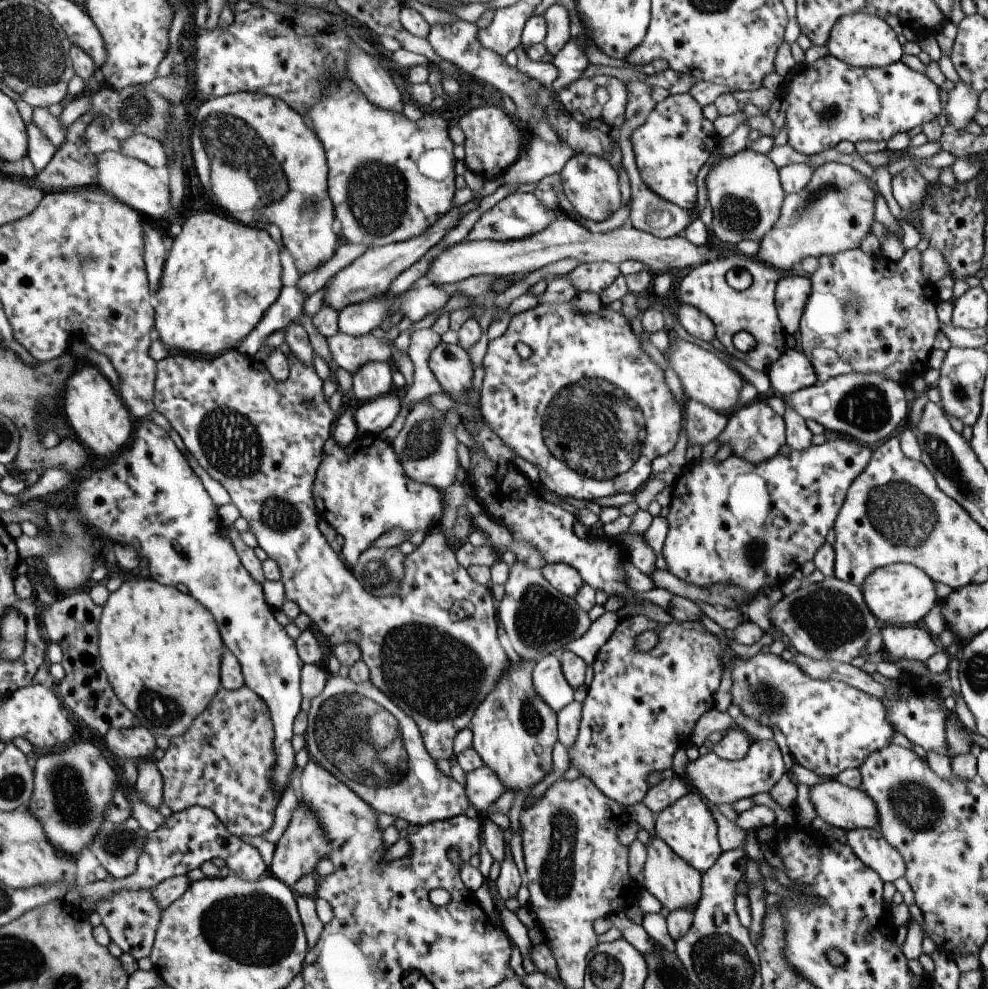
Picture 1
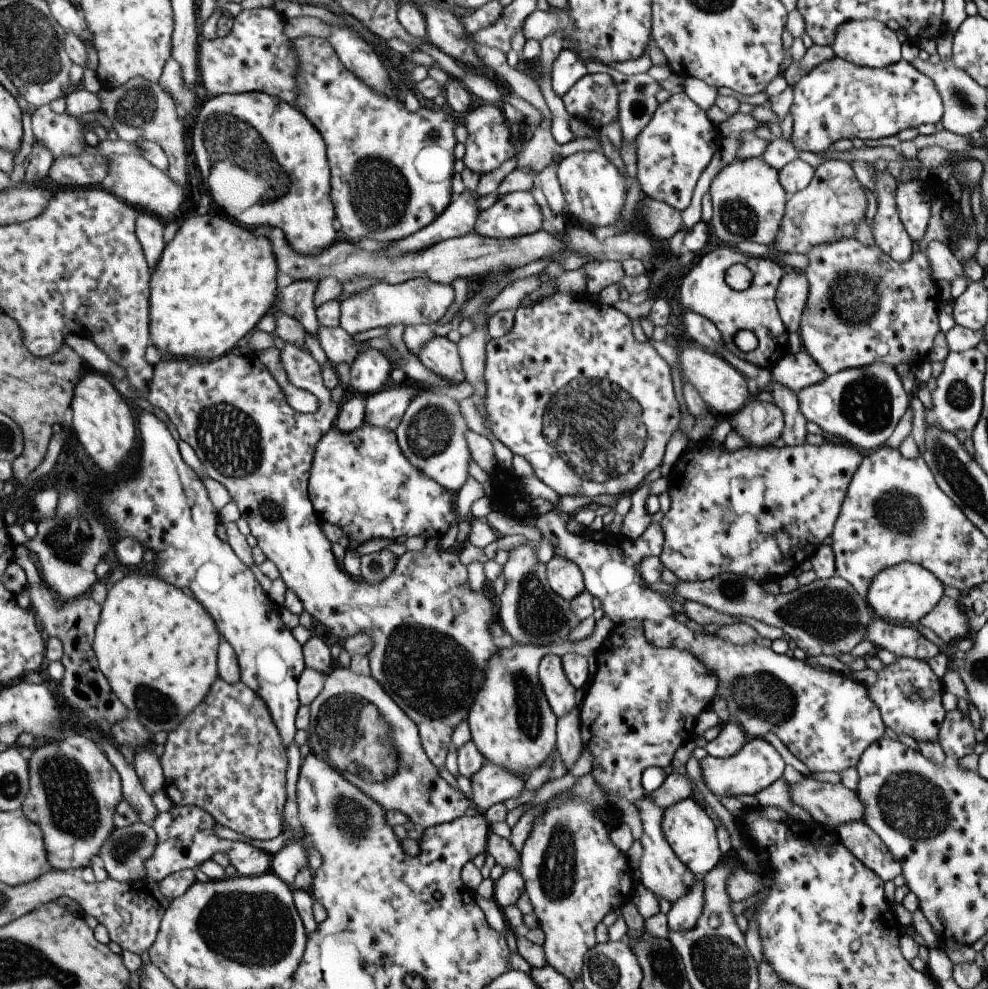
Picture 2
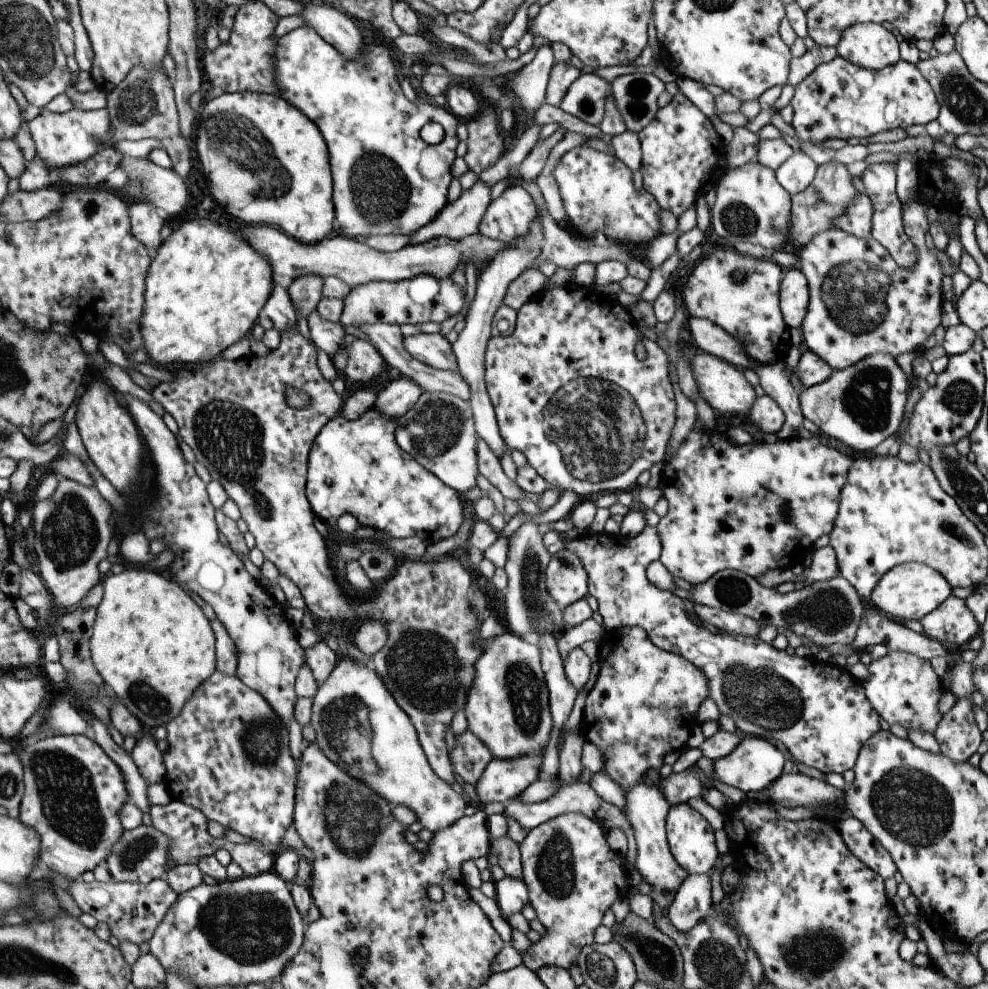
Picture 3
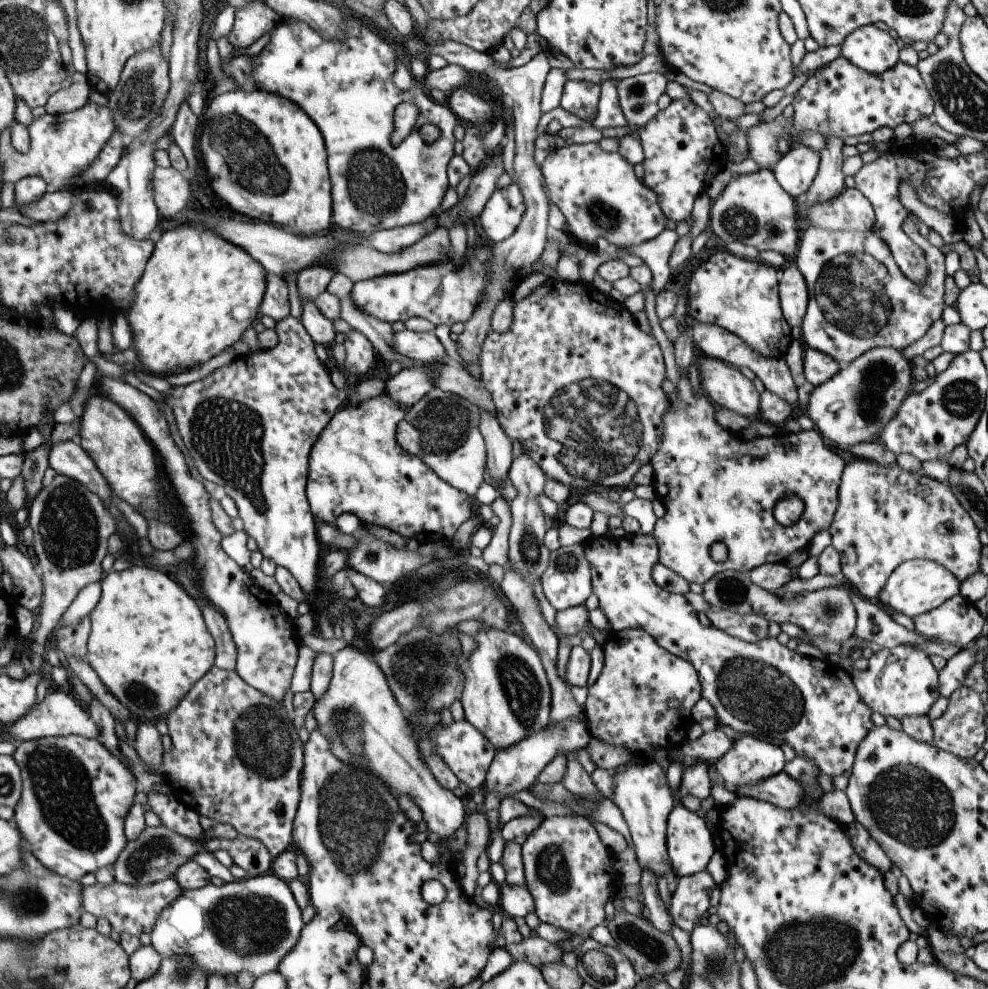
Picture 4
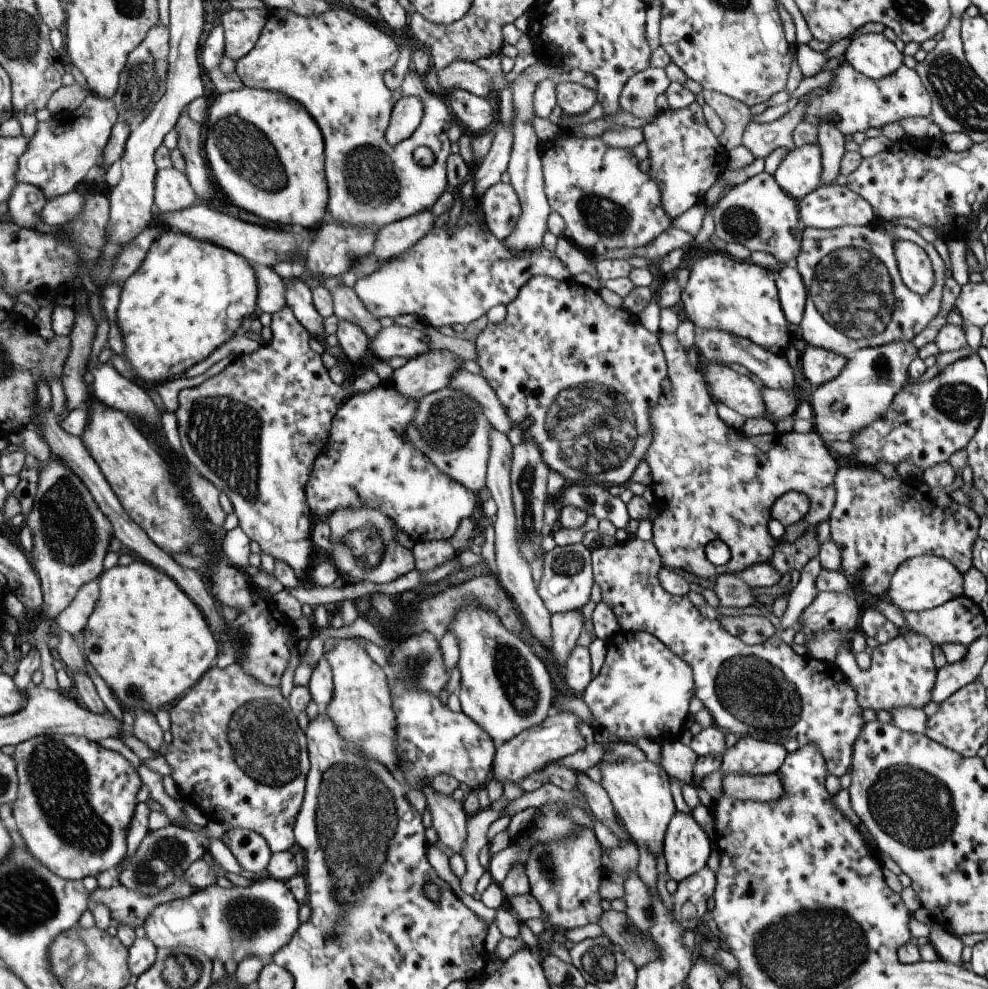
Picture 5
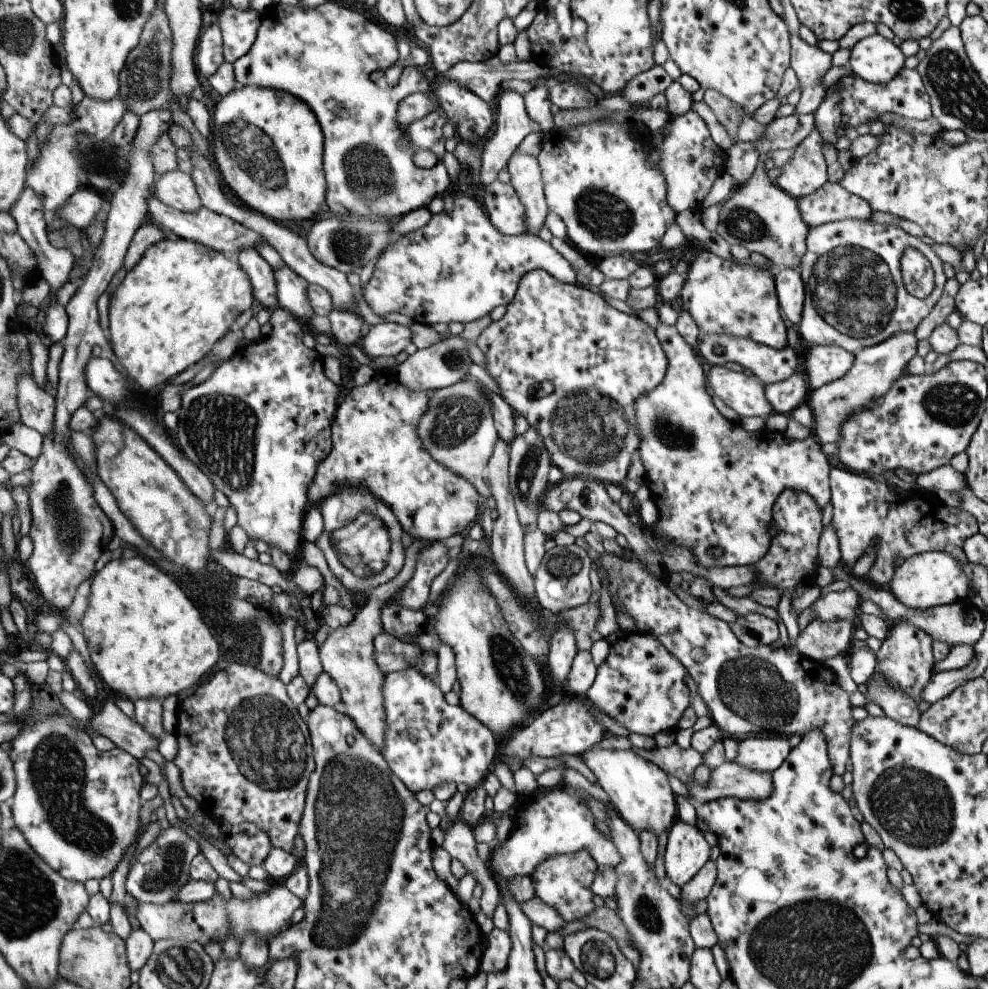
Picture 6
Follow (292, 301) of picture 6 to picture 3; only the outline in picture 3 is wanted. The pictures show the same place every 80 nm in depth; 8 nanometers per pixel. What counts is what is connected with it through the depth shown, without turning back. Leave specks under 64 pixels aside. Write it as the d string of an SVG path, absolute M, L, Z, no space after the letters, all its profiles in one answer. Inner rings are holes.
M316 310L306 318L308 330L313 345L318 346L321 352L325 352L329 358L339 350L341 345L347 348L343 343L343 326L337 323L330 323L317 316Z

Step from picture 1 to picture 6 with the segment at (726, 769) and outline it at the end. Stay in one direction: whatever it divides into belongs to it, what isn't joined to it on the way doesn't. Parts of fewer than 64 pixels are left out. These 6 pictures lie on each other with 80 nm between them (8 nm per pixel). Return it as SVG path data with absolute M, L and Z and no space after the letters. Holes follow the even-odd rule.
M783 735L747 736L737 740L737 752L731 762L760 773L770 773L785 760L792 748Z

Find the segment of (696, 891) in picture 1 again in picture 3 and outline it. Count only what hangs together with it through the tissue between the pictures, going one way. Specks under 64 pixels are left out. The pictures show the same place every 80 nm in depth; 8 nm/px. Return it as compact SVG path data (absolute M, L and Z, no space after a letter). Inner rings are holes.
M642 777L640 778L640 781L634 786L634 787L631 787L627 792L624 793L624 797L625 797L625 812L626 812L626 818L628 819L628 822L632 828L632 835L634 836L634 839L635 839L635 844L636 844L636 859L635 859L635 863L634 863L634 867L635 870L639 873L639 876L642 880L642 885L644 886L644 888L646 890L650 889L650 888L655 888L657 890L660 890L660 891L663 891L663 892L666 892L667 894L668 893L672 893L674 892L677 892L678 890L678 887L680 886L680 884L689 876L687 873L686 873L686 870L683 870L679 865L676 864L675 862L675 859L673 858L673 855L670 853L670 850L669 850L669 847L668 847L668 844L667 844L667 841L666 841L666 832L665 832L665 829L664 829L664 820L665 820L665 817L666 817L666 814L667 814L667 811L669 810L669 807L670 807L670 804L664 800L663 798L663 795L660 793L660 790L659 790L659 785L656 785L655 787L649 787L649 786L645 786L645 784L643 784L643 781L642 781Z

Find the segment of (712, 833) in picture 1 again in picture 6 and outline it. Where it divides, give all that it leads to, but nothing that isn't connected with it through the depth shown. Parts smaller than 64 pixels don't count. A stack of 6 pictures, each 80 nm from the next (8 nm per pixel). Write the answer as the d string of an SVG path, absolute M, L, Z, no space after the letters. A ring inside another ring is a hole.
M675 817L667 830L664 854L666 882L685 884L708 861L709 844L695 826Z

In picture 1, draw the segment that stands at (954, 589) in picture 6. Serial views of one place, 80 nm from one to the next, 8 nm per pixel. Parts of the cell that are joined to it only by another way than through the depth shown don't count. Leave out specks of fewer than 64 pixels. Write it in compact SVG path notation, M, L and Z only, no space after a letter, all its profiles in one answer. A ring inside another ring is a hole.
M889 563L873 569L859 586L870 613L885 625L917 625L939 598L933 590L933 581L909 563Z

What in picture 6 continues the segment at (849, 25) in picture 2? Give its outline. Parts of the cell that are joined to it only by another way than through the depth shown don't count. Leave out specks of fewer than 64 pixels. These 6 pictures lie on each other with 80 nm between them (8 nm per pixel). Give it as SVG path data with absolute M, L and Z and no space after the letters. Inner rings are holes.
M878 33L858 40L849 49L848 65L864 81L884 85L903 68L903 53Z

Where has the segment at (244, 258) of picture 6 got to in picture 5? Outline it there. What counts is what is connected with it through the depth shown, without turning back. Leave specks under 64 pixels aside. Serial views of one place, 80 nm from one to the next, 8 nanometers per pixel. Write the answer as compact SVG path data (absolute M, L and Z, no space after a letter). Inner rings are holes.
M253 263L256 273L258 274L259 296L258 307L262 312L268 312L274 315L286 305L284 297L284 284L281 281L273 267Z

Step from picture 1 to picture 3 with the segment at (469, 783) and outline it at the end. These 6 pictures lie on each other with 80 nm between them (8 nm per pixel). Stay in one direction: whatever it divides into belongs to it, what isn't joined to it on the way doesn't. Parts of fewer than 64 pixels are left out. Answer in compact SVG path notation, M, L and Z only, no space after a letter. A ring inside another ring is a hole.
M543 751L539 755L525 755L513 760L491 759L474 782L475 794L481 804L515 800L536 778Z

